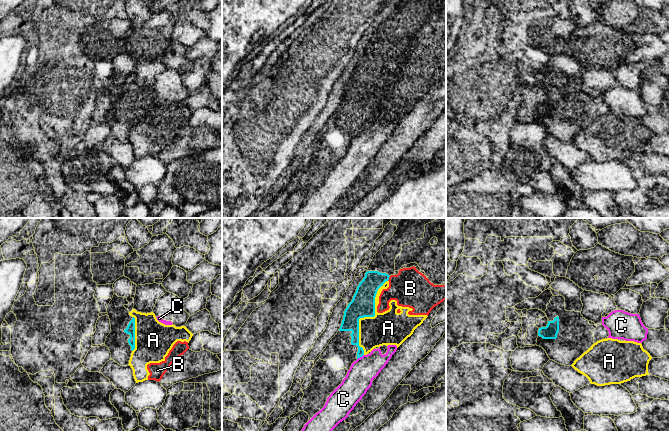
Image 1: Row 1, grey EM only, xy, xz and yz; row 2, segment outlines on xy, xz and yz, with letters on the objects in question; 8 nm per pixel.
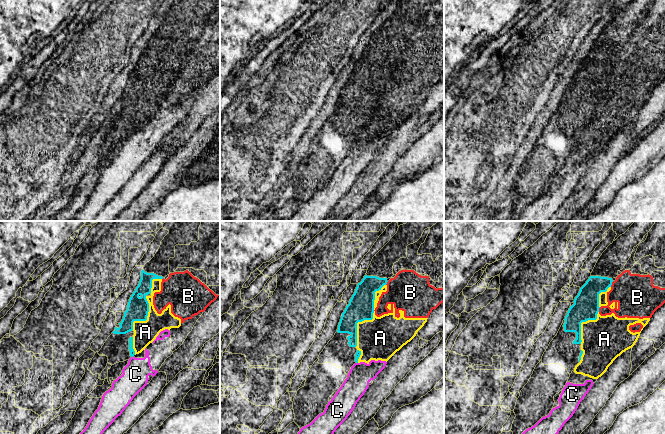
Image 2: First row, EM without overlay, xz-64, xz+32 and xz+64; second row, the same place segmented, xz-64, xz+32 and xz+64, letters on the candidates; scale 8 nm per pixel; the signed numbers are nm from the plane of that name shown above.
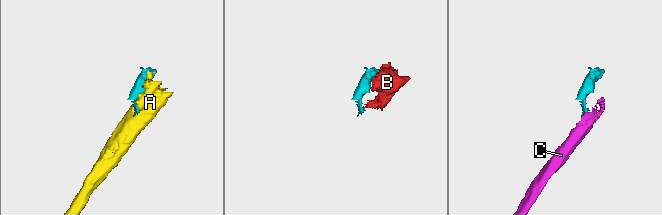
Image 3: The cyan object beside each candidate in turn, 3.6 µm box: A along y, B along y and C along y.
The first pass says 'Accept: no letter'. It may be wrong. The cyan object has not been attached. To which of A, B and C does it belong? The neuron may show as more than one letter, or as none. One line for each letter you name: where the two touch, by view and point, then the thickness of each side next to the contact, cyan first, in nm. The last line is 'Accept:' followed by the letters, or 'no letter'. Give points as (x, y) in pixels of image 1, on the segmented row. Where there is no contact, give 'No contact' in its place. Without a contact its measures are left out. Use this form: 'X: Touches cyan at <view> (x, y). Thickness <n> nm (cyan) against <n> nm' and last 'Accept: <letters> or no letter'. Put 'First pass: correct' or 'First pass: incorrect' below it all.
Accept: no letter
First pass: correct

